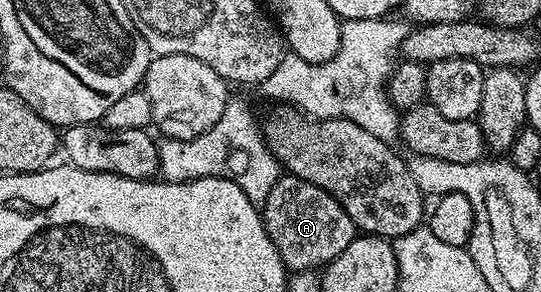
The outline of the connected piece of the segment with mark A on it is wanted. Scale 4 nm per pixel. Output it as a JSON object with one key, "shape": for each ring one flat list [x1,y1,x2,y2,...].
{"shape":[[288,173,282,174,272,186,267,201,261,205,261,212,268,236,290,272,325,266,343,253,358,234,347,211,329,193]]}

